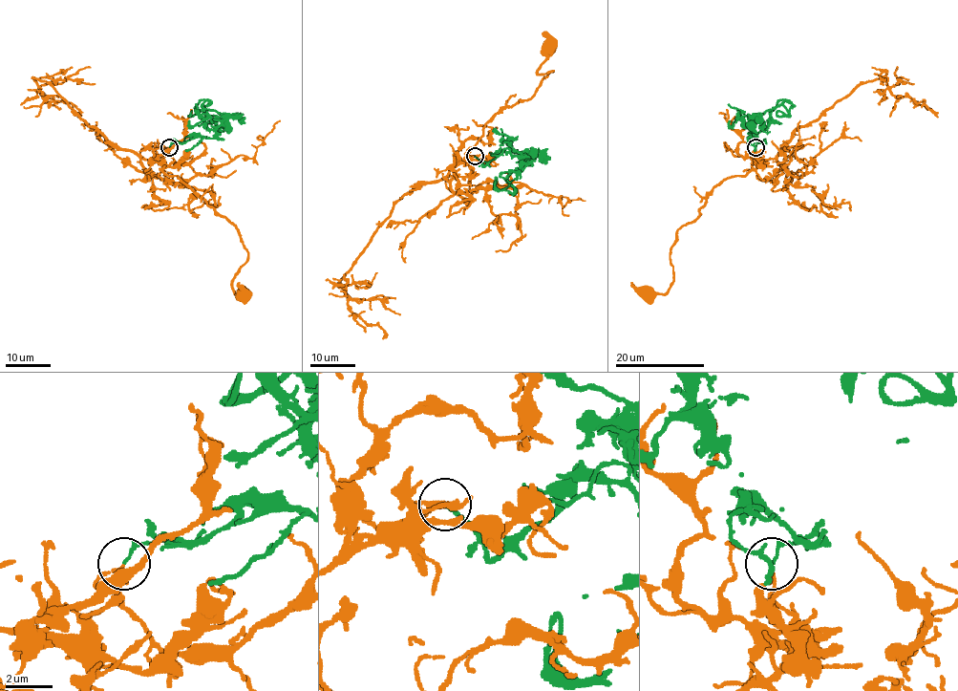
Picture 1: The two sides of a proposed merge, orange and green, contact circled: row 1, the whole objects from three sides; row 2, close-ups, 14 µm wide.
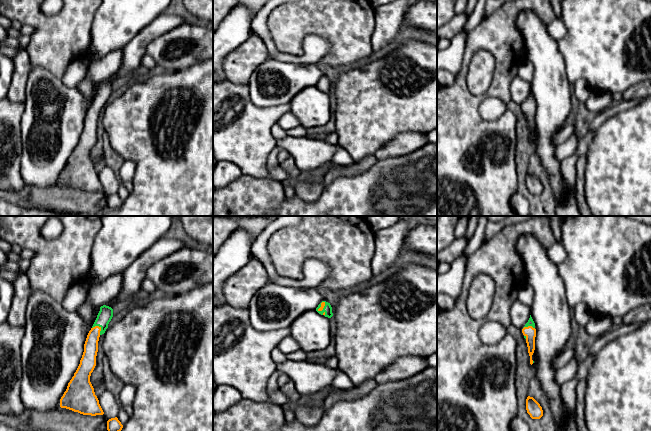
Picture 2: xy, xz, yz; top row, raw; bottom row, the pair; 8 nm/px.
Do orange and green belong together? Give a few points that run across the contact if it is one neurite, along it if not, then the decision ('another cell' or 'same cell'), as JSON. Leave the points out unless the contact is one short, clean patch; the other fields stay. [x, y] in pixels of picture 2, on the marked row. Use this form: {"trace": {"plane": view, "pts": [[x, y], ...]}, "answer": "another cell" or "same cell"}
{"answer": "another cell"}

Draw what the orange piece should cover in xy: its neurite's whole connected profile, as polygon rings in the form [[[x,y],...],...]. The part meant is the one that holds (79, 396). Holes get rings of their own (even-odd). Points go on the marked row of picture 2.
[[[95,326],[89,331],[80,364],[60,399],[61,408],[83,415],[104,414],[90,382],[91,373],[96,366],[100,331],[101,327],[99,326]]]

